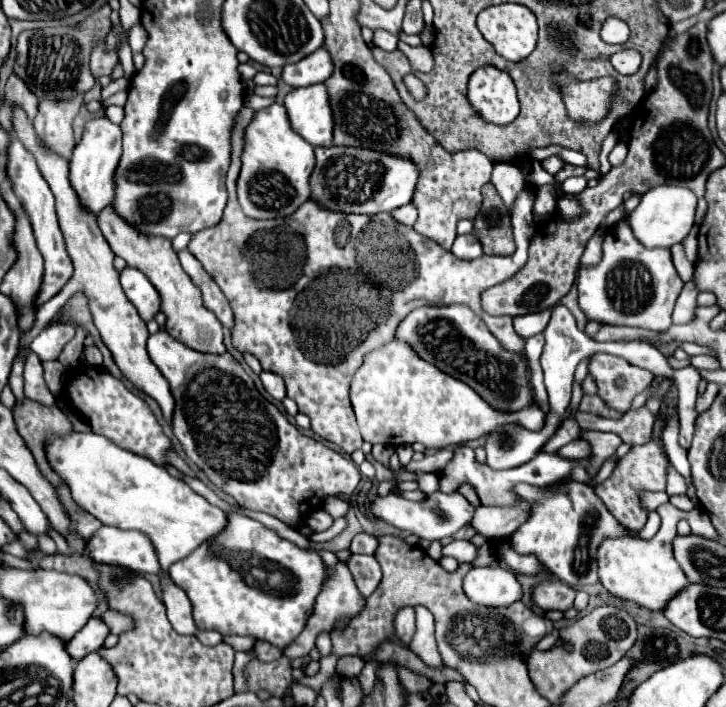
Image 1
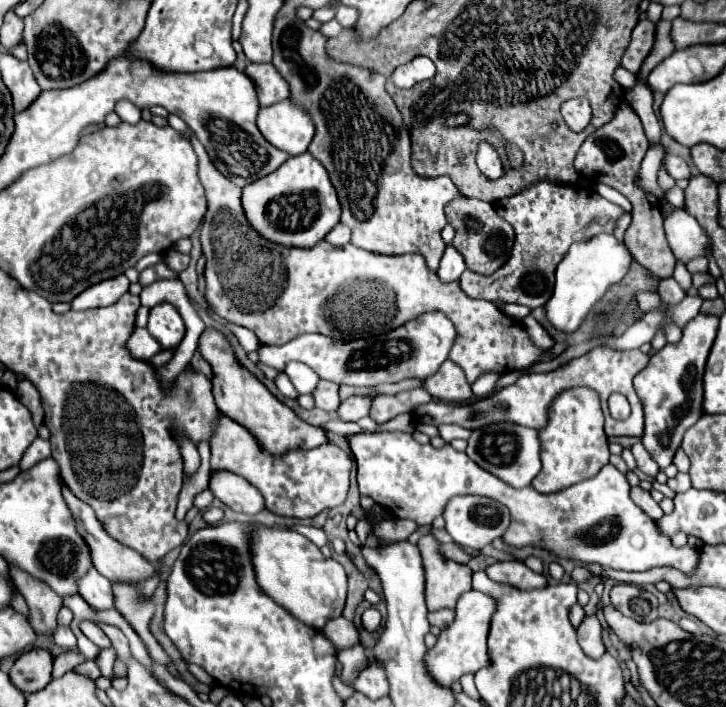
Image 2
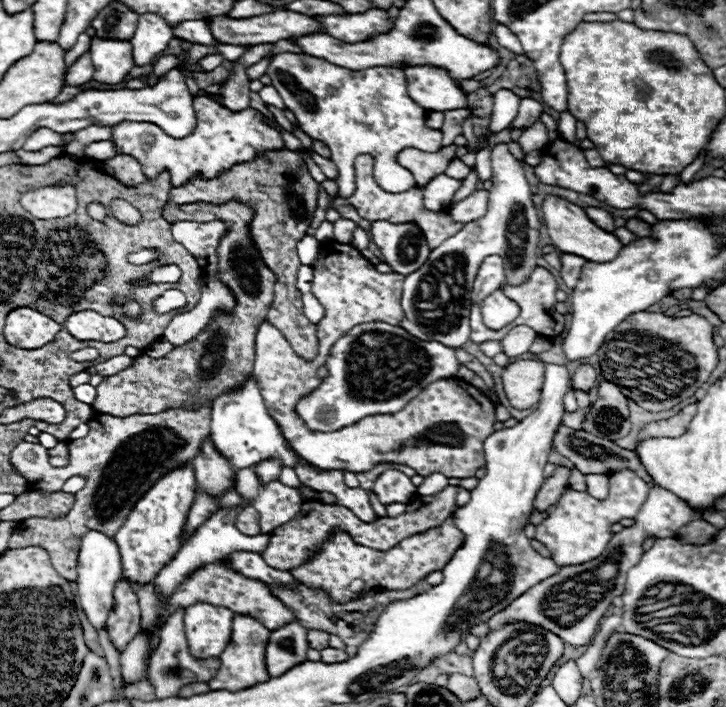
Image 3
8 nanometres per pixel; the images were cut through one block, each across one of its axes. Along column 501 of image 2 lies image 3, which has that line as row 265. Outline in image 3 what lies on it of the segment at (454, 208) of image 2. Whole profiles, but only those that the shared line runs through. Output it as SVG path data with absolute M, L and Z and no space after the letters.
M168 200L164 204L164 218L172 224L176 220L196 220L210 222L222 220L228 226L228 234L222 236L216 256L218 256L218 278L236 296L236 306L230 312L214 316L204 332L200 332L194 342L176 346L164 358L150 358L140 354L134 358L132 366L120 370L114 376L104 378L96 386L96 400L92 408L100 414L112 416L132 416L132 414L156 414L166 408L178 408L186 404L200 404L204 398L214 400L216 394L230 390L244 382L252 374L254 366L254 334L258 326L266 320L266 312L274 298L274 272L264 264L256 244L250 238L250 222L254 208L238 200L228 200L224 204L176 204Z

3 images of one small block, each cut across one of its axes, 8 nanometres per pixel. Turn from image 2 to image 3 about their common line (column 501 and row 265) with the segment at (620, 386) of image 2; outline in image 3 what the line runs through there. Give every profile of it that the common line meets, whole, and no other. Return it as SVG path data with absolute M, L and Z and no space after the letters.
M376 220L370 224L370 234L376 246L382 250L384 262L398 274L416 272L430 256L430 246L416 222L392 224Z

